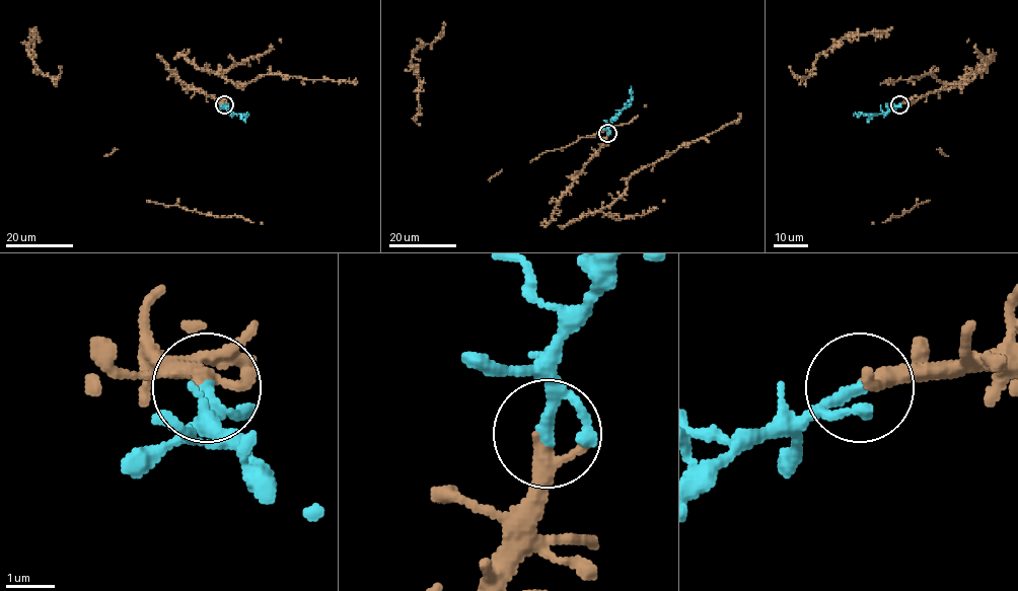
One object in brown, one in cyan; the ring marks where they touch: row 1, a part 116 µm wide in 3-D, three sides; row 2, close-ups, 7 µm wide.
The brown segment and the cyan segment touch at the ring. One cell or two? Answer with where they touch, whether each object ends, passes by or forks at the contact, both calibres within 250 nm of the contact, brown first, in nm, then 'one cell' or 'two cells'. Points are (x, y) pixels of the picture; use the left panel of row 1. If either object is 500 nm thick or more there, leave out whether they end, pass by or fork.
(224, 104) | brown passes by | cyan passes by | 240/190 nm | one cell

